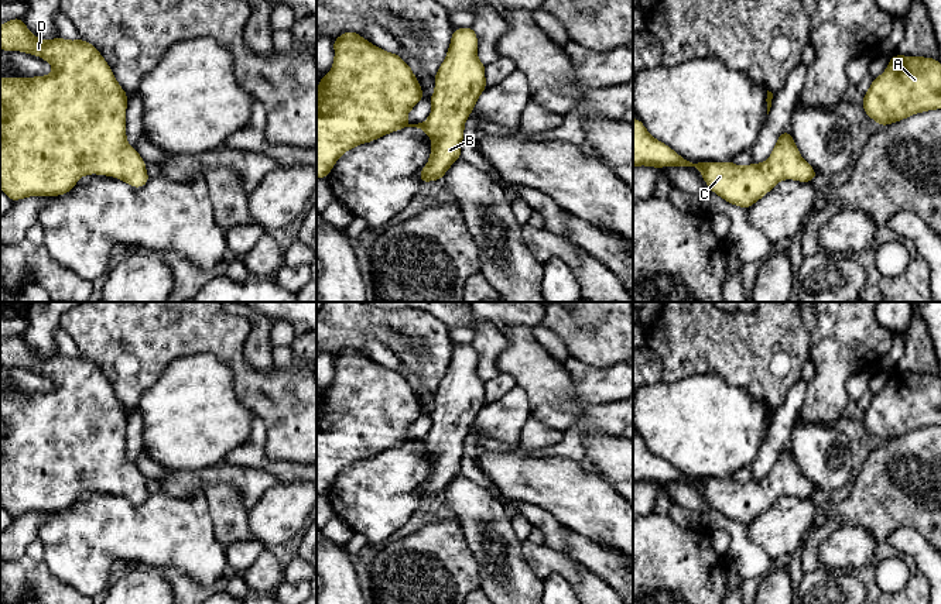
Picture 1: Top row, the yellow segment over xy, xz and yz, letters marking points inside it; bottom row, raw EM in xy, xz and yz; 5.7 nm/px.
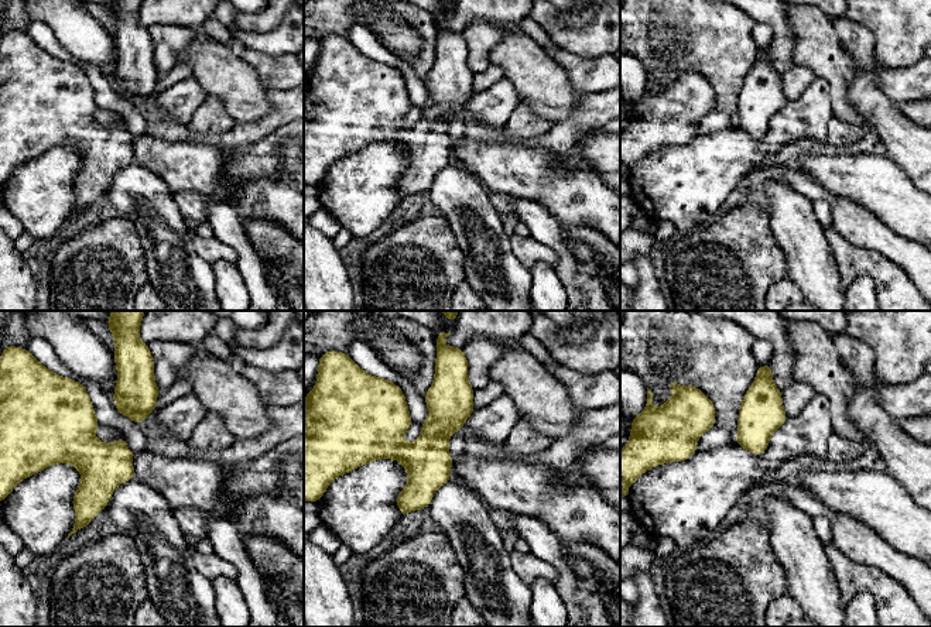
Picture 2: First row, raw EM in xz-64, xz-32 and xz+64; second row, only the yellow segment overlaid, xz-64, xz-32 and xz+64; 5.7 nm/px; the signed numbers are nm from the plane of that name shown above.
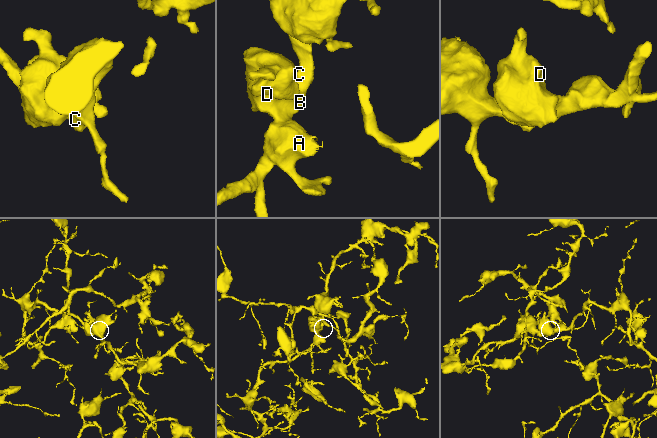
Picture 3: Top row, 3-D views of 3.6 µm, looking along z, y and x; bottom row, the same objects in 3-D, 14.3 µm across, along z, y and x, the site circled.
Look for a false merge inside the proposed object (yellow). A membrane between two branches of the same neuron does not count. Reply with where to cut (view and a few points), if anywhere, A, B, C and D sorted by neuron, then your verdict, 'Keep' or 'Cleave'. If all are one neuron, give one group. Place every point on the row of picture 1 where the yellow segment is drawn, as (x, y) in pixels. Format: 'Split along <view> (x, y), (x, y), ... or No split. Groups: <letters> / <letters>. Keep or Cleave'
No split. Groups: A B C D. Keep

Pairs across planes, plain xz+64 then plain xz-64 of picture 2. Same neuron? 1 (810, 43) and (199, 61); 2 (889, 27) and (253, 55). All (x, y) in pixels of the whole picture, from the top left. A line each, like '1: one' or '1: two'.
1: one
2: two

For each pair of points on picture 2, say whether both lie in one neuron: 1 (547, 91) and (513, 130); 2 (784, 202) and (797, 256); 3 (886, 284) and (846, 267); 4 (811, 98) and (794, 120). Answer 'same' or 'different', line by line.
1: different
2: same
3: same
4: same

